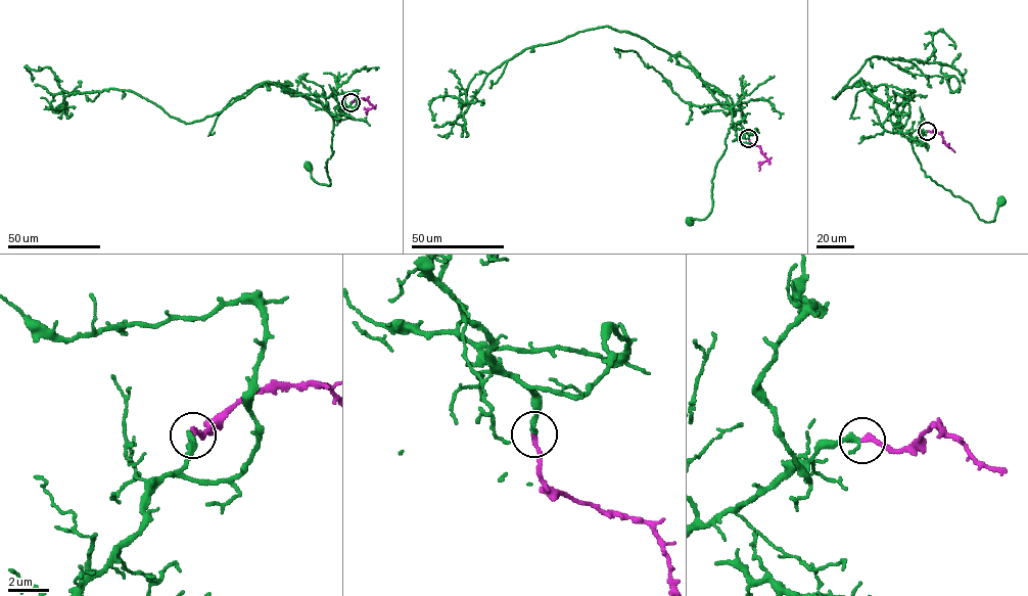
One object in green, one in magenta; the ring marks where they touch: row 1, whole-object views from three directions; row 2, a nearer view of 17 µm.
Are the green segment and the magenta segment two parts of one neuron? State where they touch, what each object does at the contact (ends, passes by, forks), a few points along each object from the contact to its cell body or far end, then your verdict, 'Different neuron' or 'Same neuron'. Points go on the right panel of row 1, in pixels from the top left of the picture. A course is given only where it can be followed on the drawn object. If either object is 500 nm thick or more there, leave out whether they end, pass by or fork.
Place: (927, 131). At the ring green ends. At the ring magenta ends. Course of green: (927, 131), (910, 140), (926, 176), (967, 200), (980, 220), (986, 222), (994, 220), (1001, 200). Course of magenta: (928, 131), (934, 130), (940, 133), (945, 144), (954, 151). Same neuron

